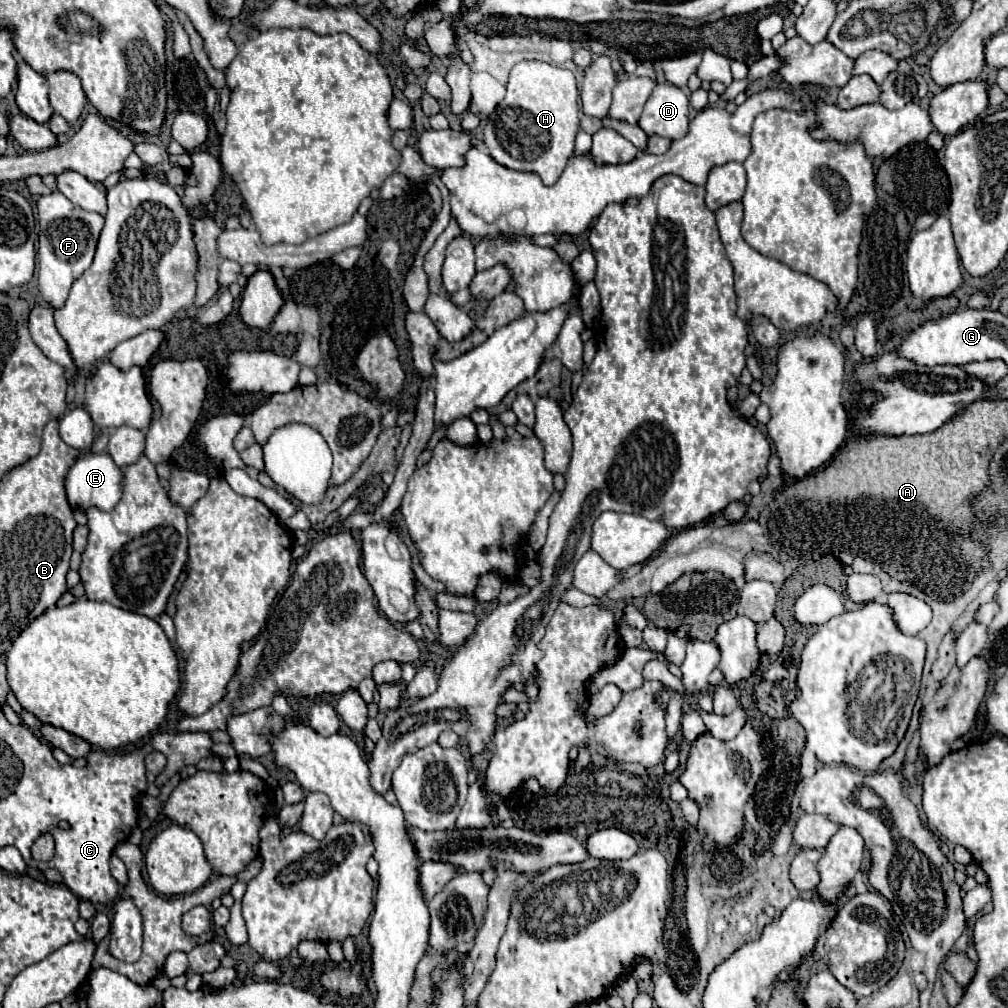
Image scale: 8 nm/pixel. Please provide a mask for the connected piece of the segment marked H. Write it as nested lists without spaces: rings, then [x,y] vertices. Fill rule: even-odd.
[[[520,61],[510,73],[502,105],[484,123],[484,143],[500,165],[536,171],[546,185],[554,185],[574,153],[578,123],[578,89],[572,71],[544,61]]]

